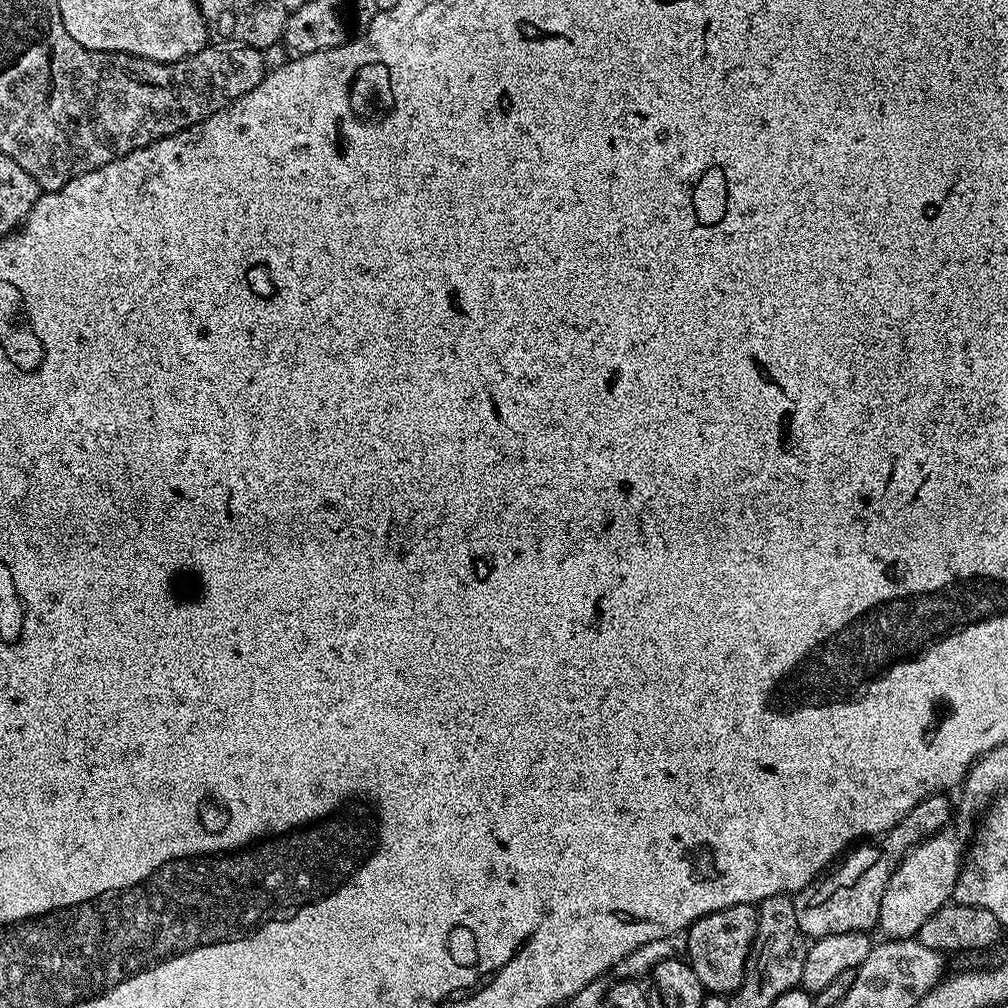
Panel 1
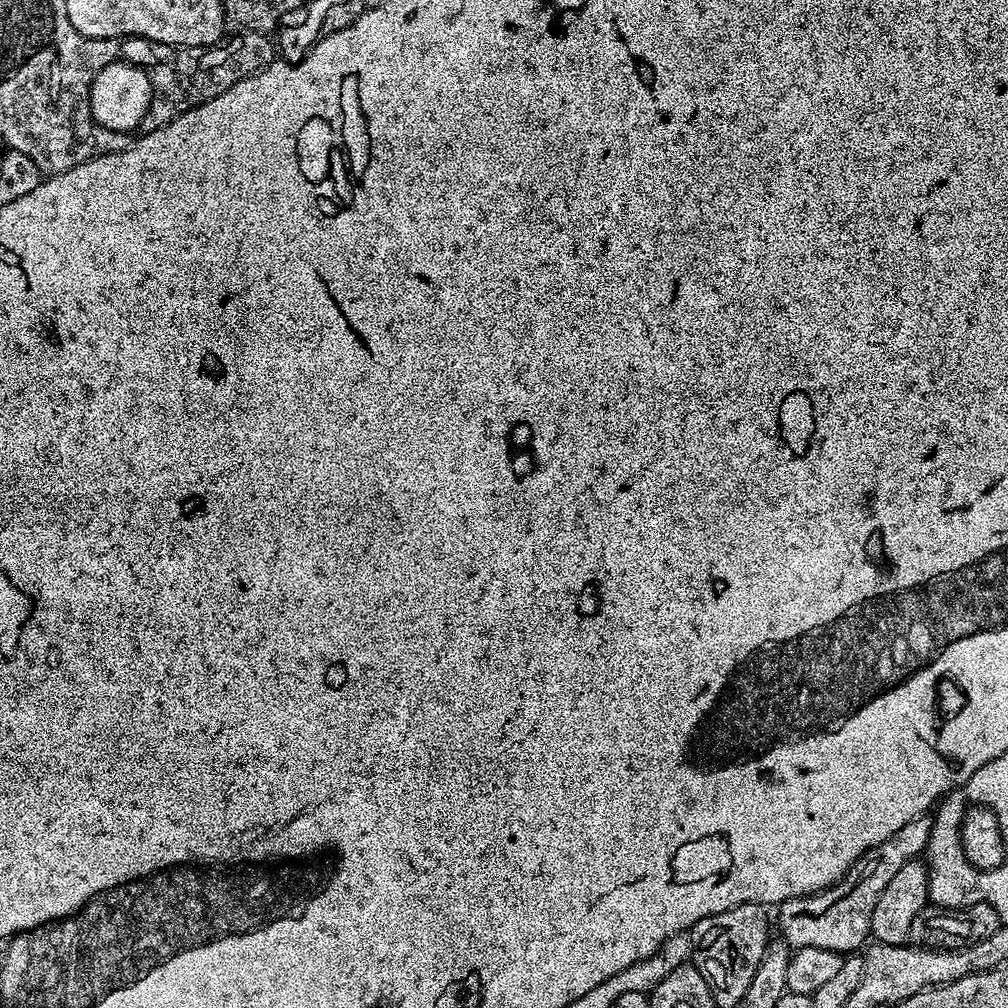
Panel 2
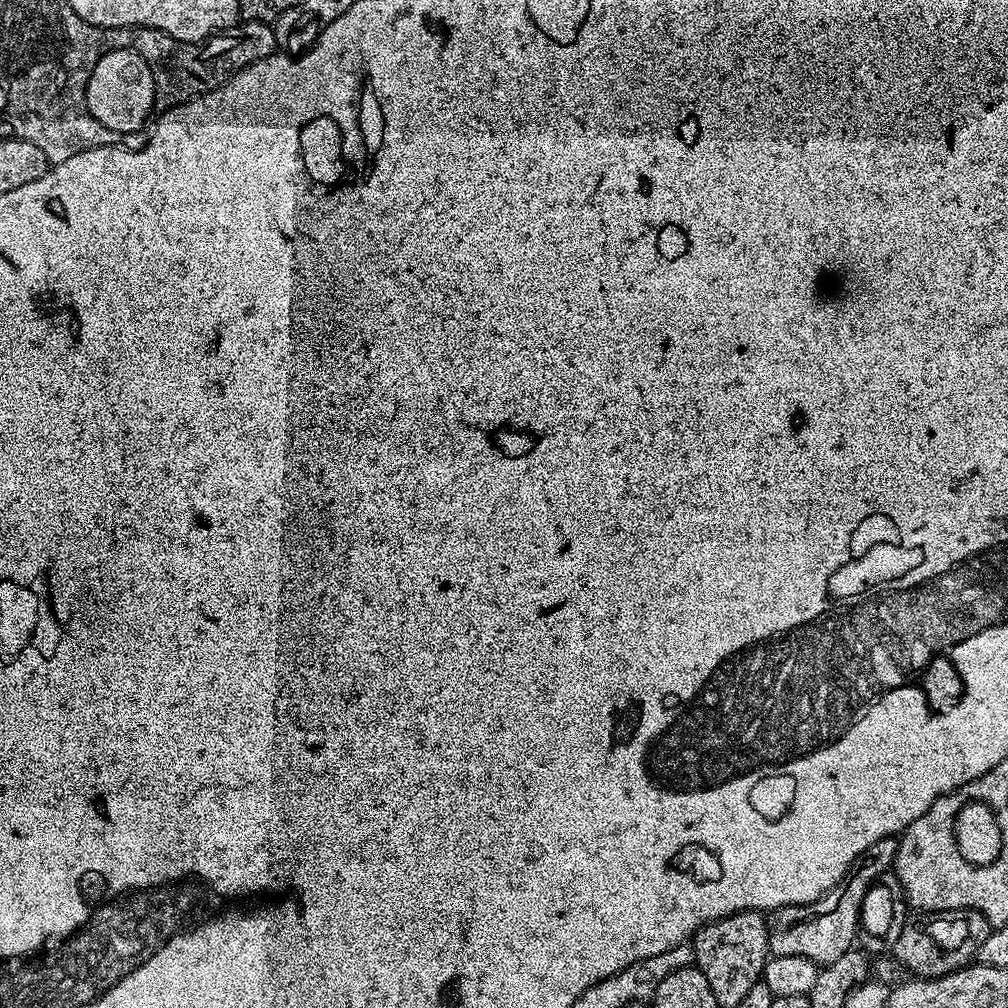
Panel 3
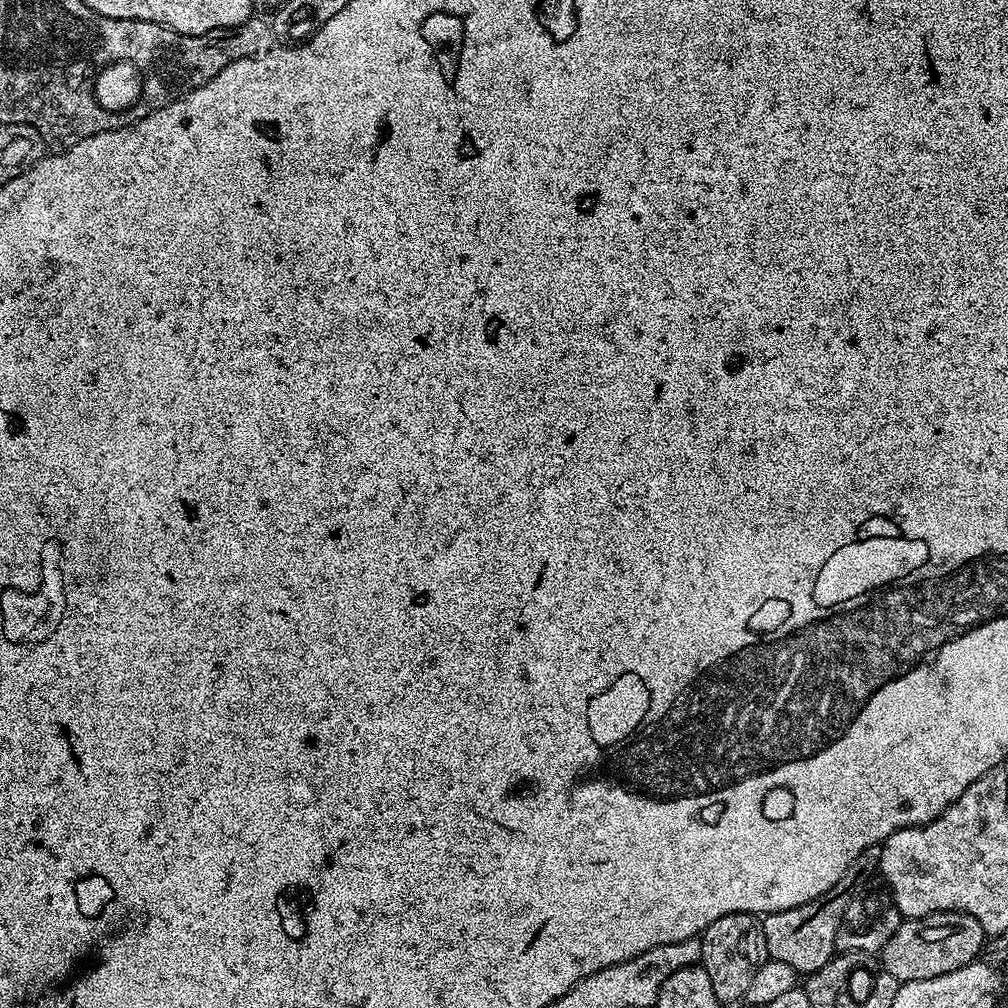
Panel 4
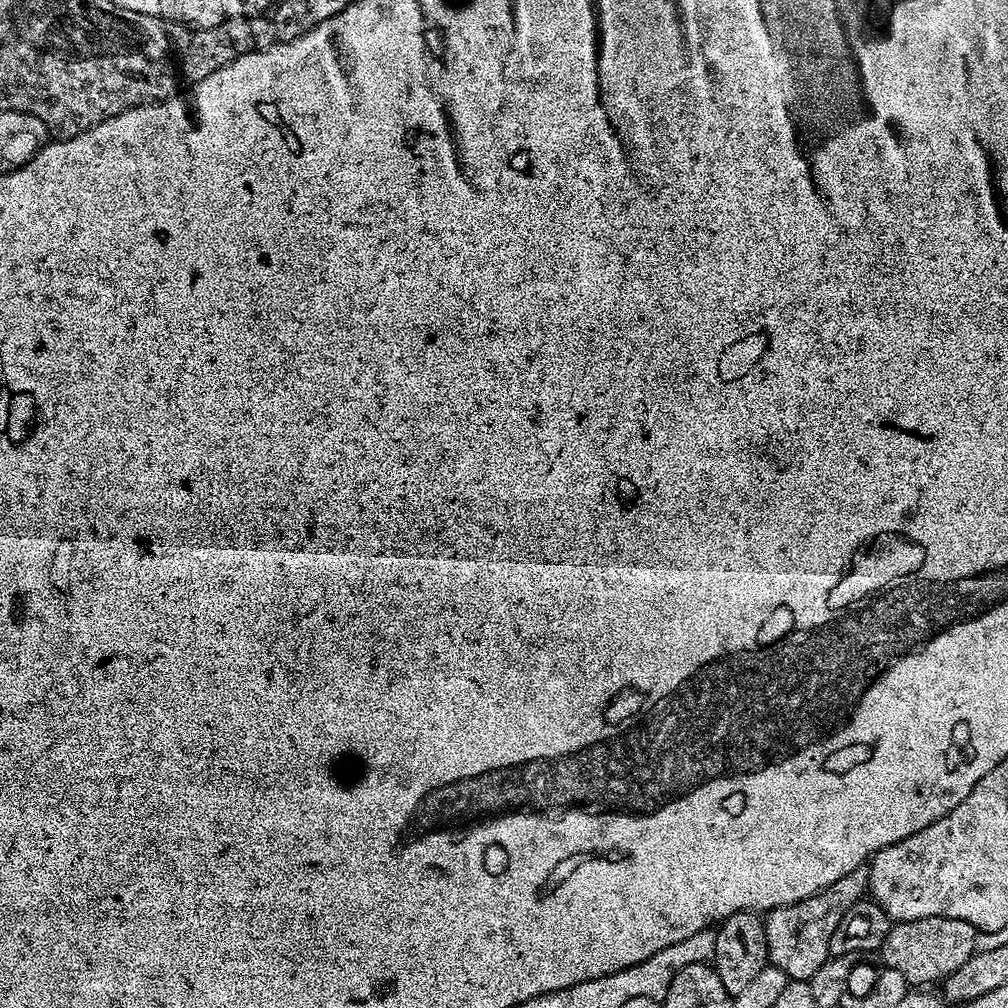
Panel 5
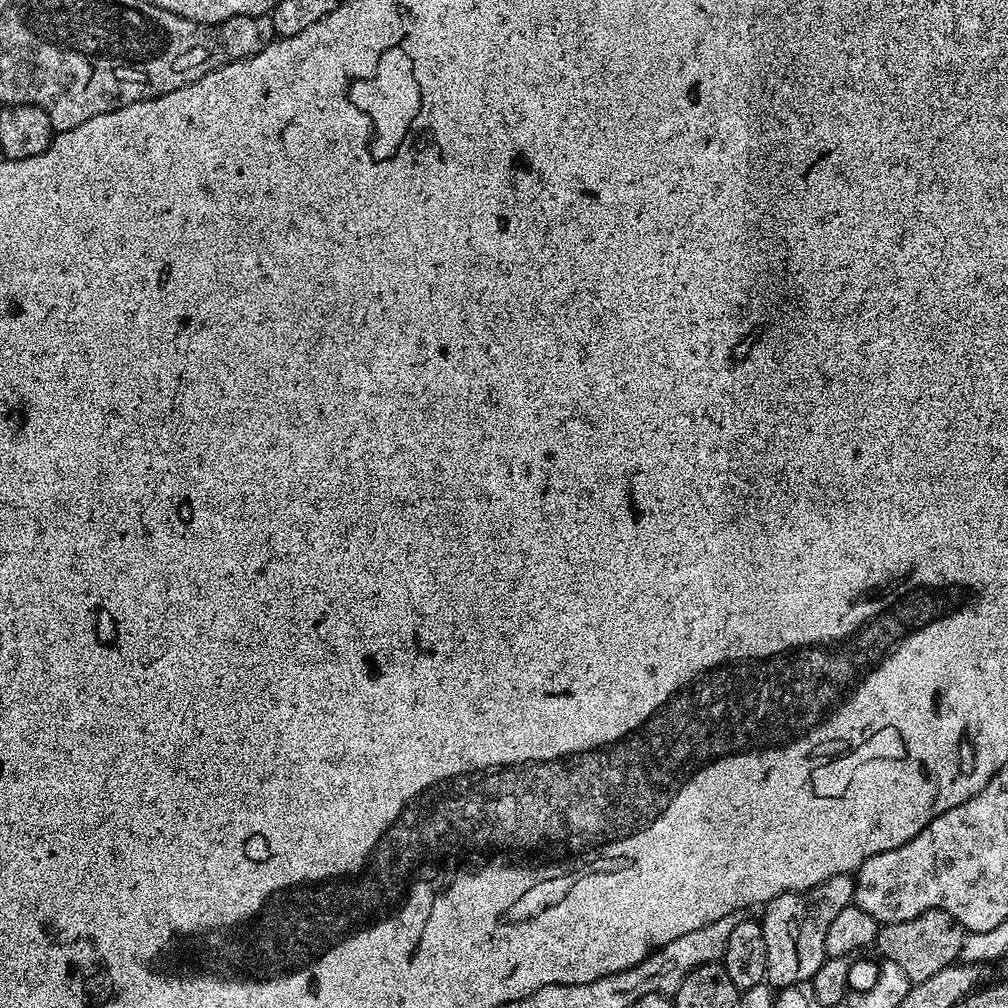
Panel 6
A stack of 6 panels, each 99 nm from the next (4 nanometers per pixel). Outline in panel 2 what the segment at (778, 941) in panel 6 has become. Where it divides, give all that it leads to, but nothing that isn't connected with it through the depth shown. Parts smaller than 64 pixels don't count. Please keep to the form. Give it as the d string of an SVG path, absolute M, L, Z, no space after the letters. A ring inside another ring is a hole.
M928 814L919 816L914 822L906 822L906 826L886 838L886 842L865 850L847 874L829 888L812 896L782 901L778 905L779 935L784 943L792 950L818 946L822 950L834 950L841 954L852 954L863 949L870 940L872 915L874 906L878 906L878 898L893 887L892 879L903 870L904 863L927 849L931 829L932 816Z

